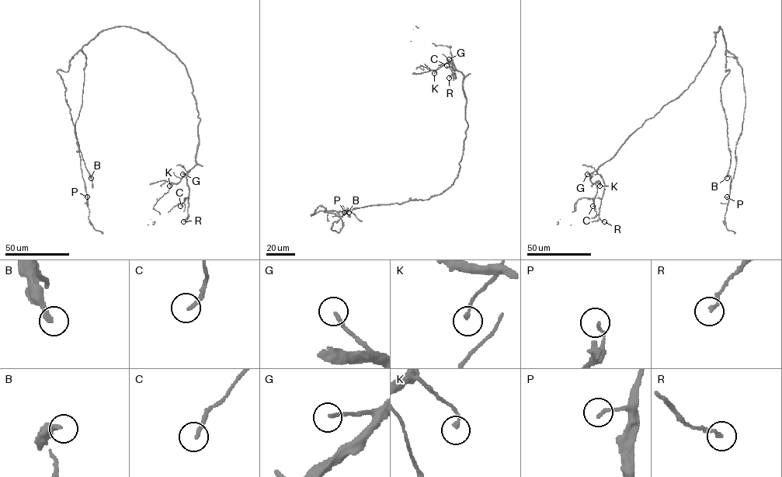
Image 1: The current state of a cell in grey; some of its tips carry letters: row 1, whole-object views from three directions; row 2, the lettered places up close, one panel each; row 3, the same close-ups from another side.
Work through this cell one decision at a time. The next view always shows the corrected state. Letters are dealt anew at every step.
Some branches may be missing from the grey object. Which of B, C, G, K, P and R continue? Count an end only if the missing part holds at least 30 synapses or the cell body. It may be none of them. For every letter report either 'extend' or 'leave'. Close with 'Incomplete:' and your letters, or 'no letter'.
B: leave
C: leave
G: extend
K: leave
P: leave
R: leave
Incomplete: G

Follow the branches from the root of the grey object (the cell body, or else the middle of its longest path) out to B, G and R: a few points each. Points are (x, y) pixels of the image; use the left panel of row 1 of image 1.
B: (158, 40), (129, 26), (103, 29), (73, 57), (67, 71), (57, 71), (91, 178)
G: (158, 40), (185, 67), (199, 118), (196, 164), (182, 174)
R: (158, 40), (185, 67), (199, 118), (196, 164), (185, 173), (189, 206), (187, 217), (183, 221)

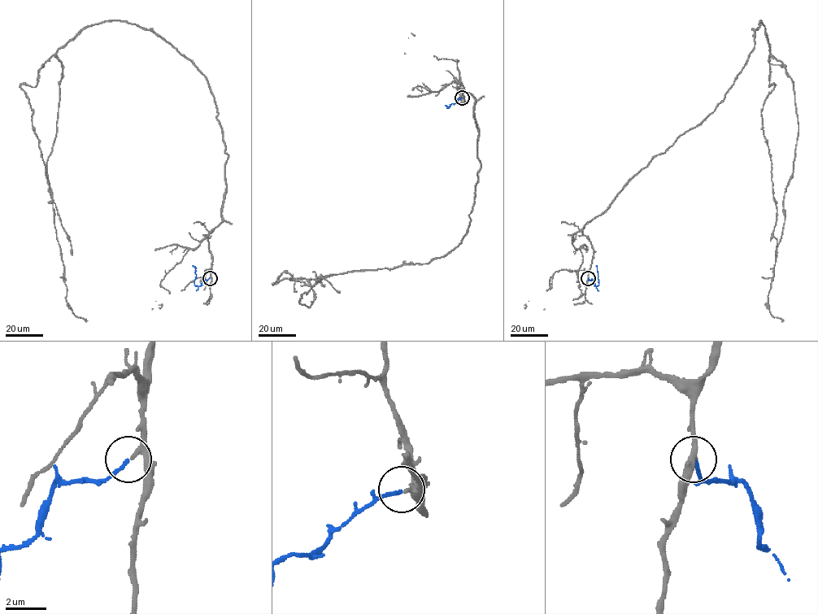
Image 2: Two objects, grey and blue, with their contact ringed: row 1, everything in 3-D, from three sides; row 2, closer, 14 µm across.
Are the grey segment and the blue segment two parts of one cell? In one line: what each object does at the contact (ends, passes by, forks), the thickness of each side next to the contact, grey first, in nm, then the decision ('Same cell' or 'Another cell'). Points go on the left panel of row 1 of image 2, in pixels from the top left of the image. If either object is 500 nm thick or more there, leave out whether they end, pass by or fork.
At the ring grey passes by. At the ring blue ends. Thickness 200 nm (grey) against 170 nm. Same cell

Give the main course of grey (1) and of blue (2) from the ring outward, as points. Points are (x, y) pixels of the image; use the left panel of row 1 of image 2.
1: (210, 278), (228, 154), (206, 78), (150, 30), (88, 25), (55, 54), (46, 177), (67, 306), (88, 321)
2: (209, 278), (204, 280), (199, 285), (195, 285), (195, 267), (192, 266)

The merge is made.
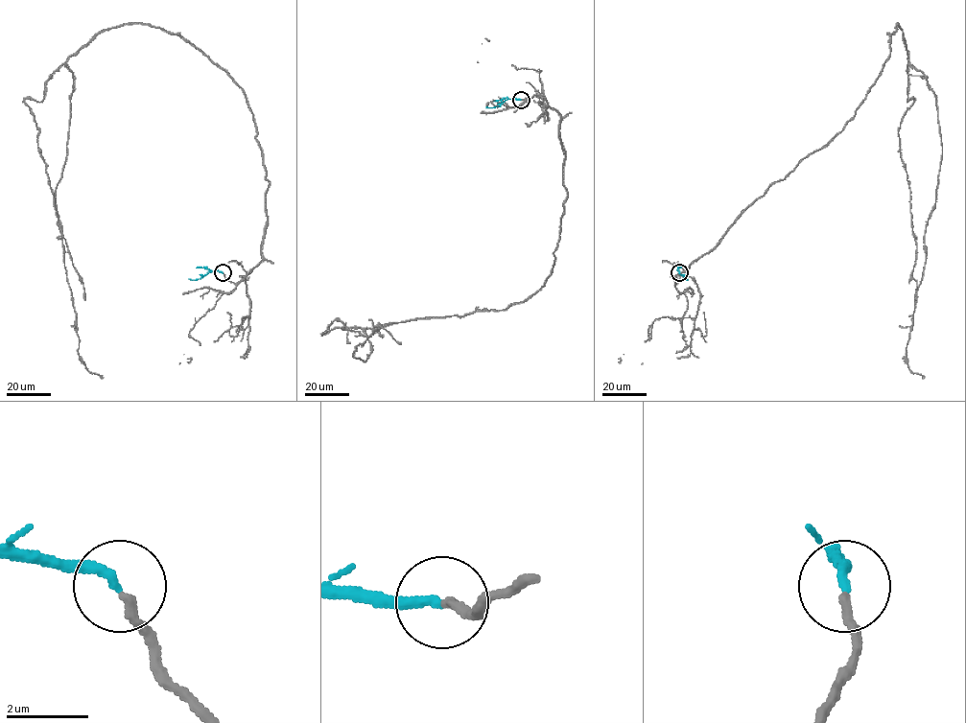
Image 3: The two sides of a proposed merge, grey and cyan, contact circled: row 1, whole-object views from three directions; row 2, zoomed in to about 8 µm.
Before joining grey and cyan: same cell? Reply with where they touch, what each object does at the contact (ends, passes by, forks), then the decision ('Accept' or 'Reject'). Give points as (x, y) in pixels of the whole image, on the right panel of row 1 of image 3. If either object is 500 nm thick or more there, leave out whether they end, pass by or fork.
Place: (679, 272). At the ring grey ends. At the ring cyan ends. Accept

